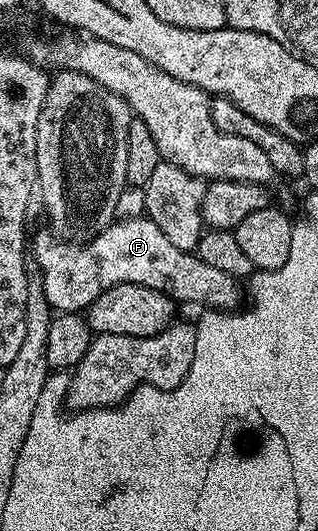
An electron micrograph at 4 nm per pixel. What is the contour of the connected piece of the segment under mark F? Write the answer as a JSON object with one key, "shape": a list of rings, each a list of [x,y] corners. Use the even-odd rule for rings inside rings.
{"shape":[[[149,217],[118,219],[81,245],[69,242],[57,243],[46,231],[32,239],[32,259],[38,262],[38,271],[42,274],[42,292],[58,313],[85,312],[90,303],[114,283],[144,285],[170,296],[179,304],[199,303],[199,308],[216,311],[231,312],[244,299],[244,287],[239,280],[212,265],[204,265],[194,251],[176,249],[176,245],[164,237],[164,229]]]}

